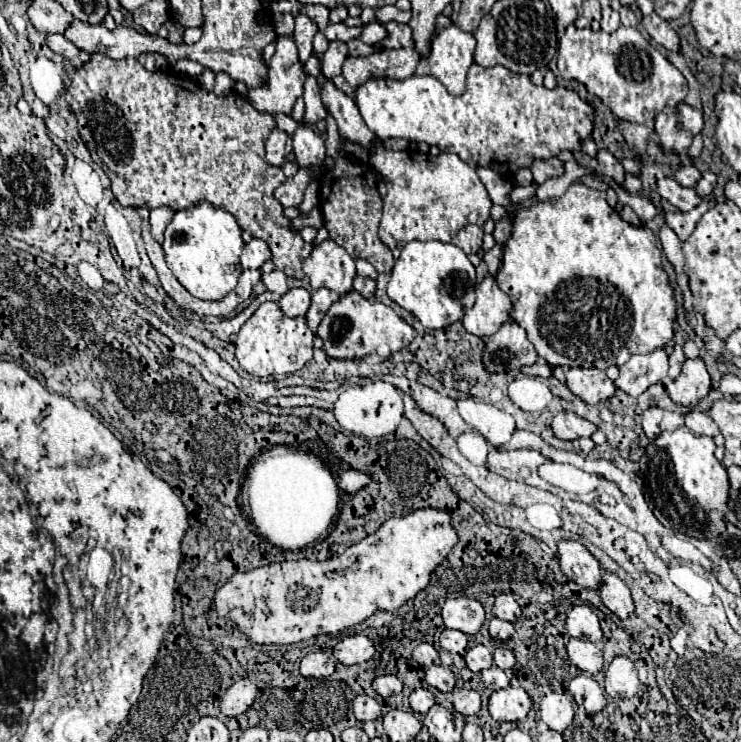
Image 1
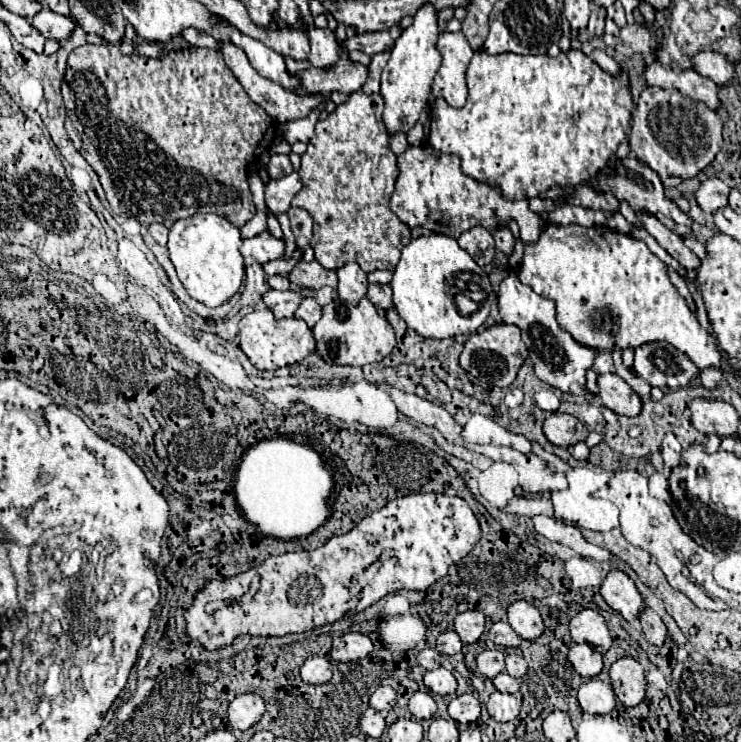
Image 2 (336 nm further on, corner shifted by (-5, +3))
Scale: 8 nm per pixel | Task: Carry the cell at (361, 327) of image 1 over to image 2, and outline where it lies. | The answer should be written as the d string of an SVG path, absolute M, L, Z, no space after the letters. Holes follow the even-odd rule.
M333 299L323 307L321 319L313 327L313 335L317 341L317 353L329 365L367 365L373 361L385 359L397 345L395 331L387 323L385 317L369 303L369 299L361 299L357 305L345 303L343 299Z

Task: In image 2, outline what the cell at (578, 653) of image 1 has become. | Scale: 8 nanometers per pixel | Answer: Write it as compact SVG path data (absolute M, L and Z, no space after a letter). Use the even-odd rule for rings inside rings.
M577 643L571 645L567 659L569 659L569 663L573 665L573 669L581 677L595 677L603 669L601 653L595 651L593 647L589 647L587 643L583 643L583 645L577 645Z

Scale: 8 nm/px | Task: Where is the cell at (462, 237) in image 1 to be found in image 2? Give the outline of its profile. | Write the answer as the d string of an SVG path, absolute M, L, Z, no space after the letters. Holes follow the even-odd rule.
M473 227L465 233L461 233L457 243L461 249L465 249L473 257L473 261L479 267L485 267L493 261L495 241L493 241L493 235L485 227Z

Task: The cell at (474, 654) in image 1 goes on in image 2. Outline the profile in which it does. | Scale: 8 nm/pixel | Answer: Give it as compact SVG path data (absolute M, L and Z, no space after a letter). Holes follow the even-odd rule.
M495 649L495 651L483 651L477 655L477 671L489 679L505 671L505 653Z

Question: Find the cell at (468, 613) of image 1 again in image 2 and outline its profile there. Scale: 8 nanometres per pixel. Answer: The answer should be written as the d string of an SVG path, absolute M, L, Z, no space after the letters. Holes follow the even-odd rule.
M465 611L455 619L455 631L463 643L475 643L483 633L483 625L485 615L481 611Z

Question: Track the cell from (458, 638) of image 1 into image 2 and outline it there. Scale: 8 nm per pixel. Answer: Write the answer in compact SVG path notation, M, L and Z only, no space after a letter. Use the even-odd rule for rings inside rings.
M445 631L437 639L437 651L441 655L455 655L461 653L461 639L455 631Z

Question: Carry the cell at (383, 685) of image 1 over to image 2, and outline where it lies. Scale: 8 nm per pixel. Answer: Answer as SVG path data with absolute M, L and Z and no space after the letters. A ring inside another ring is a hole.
M383 685L379 687L371 699L369 699L369 705L377 711L389 711L395 707L395 691L389 687L389 685Z

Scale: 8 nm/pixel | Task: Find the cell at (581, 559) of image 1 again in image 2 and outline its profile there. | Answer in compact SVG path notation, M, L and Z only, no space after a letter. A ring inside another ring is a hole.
M611 571L601 585L601 595L611 609L623 615L627 621L639 619L641 609L645 607L641 593L635 583L623 571Z

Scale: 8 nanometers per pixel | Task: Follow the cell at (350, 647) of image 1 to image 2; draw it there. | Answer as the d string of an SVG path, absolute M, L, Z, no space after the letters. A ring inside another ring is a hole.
M347 633L347 635L341 635L333 641L333 649L331 649L331 657L335 661L343 661L343 663L349 663L349 661L357 661L357 659L363 659L371 653L373 649L373 643L367 635L363 633Z

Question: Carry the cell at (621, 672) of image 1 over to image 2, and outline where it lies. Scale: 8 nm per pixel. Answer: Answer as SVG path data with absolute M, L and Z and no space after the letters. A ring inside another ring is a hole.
M623 657L611 665L611 685L623 707L637 707L645 699L643 667L633 657Z

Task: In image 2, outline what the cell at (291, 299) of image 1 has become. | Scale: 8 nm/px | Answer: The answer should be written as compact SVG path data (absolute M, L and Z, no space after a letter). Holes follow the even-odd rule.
M269 289L269 291L263 295L263 303L265 303L267 309L273 311L275 319L293 317L293 313L297 311L301 299L303 299L301 293L295 291L295 289L289 289L289 291L275 291L275 289Z

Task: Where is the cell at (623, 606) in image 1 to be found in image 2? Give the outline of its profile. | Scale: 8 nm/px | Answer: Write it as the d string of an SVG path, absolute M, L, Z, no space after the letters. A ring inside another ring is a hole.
M645 609L645 611L641 613L641 617L639 617L639 623L641 623L643 635L645 635L645 639L647 639L649 643L653 643L653 645L663 645L663 643L665 643L665 637L667 637L669 633L667 633L665 623L661 621L661 617L659 617L655 611Z

